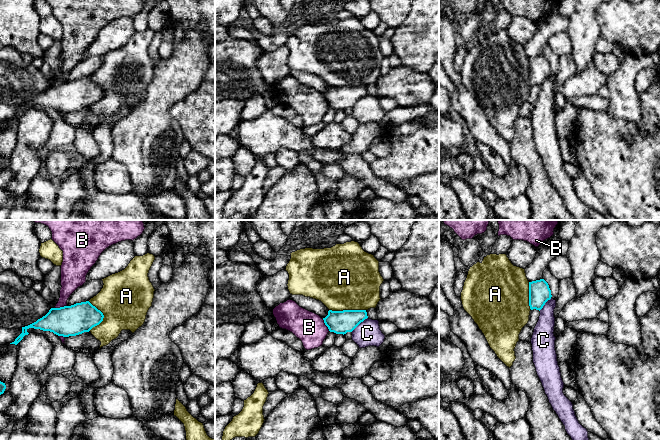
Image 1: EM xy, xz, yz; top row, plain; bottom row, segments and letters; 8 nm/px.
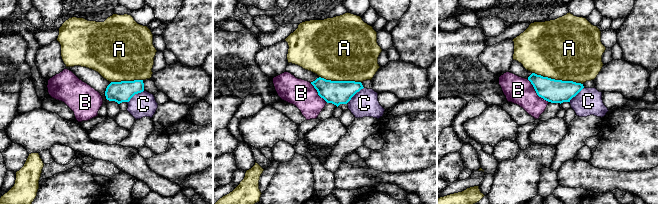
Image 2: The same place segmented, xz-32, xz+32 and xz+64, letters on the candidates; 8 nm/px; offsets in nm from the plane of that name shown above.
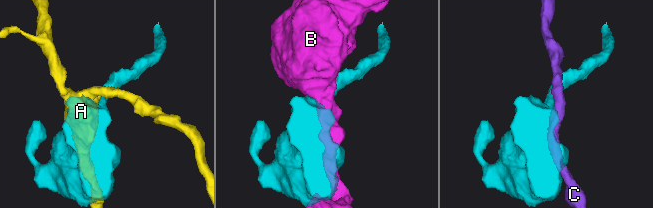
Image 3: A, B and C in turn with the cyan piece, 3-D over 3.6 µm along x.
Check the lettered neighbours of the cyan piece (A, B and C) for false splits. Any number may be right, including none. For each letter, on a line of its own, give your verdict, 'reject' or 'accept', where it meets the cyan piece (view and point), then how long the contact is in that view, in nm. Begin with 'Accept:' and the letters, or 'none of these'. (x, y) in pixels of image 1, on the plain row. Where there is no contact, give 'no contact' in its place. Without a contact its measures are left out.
Accept: none of these
A: reject; contact xz (347, 86); length 300 nm
B: reject; contact xy (60, 83); length 110 nm
C: reject; contact xz (359, 99); length 180 nm

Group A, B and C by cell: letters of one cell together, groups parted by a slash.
A / B / C

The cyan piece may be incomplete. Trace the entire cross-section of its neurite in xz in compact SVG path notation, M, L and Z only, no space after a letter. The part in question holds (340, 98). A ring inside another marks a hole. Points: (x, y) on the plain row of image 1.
M329 86L328 91L323 96L330 108L344 111L347 108L352 108L367 94L366 86Z

